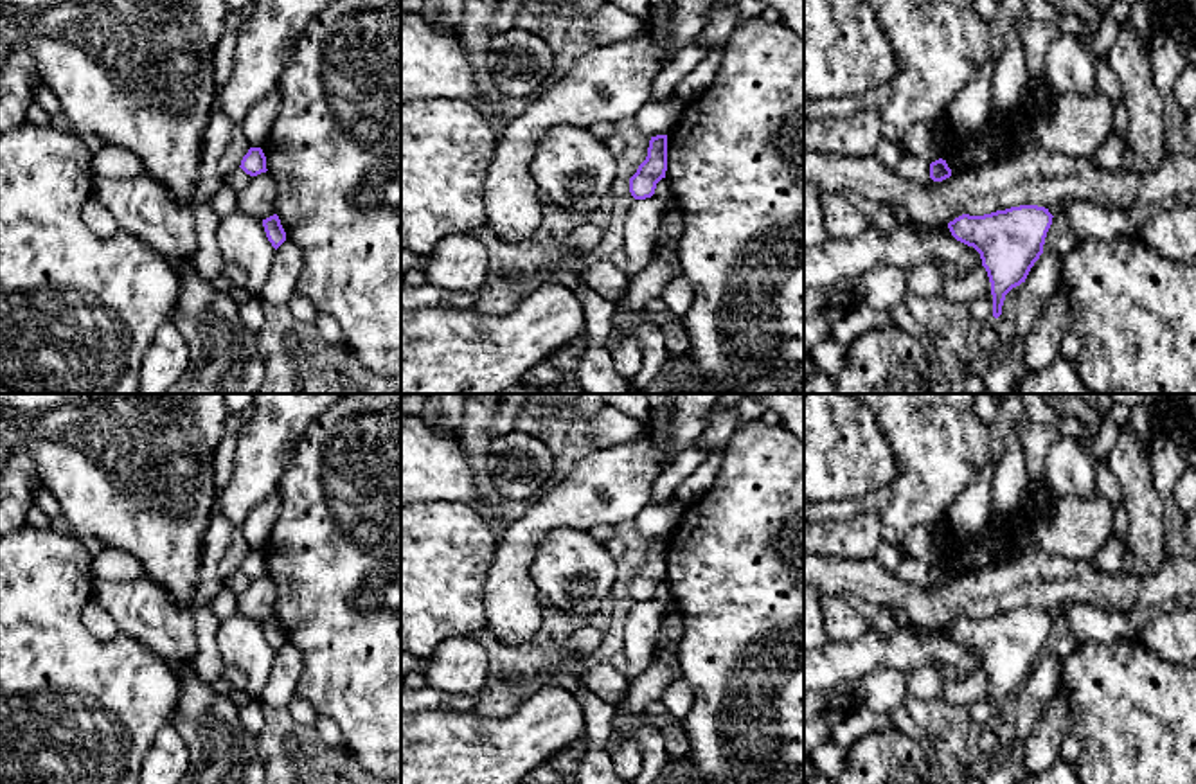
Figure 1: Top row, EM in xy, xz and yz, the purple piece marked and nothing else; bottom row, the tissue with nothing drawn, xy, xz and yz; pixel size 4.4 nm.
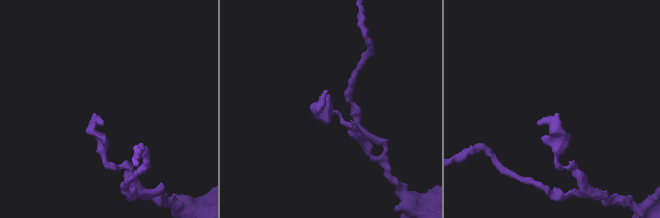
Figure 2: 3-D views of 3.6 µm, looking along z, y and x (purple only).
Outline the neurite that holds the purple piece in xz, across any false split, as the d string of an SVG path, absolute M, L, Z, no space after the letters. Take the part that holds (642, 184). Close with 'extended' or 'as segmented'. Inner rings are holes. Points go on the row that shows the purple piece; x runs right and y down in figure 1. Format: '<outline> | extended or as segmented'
M667 135L651 137L647 156L629 178L629 192L635 200L646 200L655 194L656 183L667 171Z | as segmented

